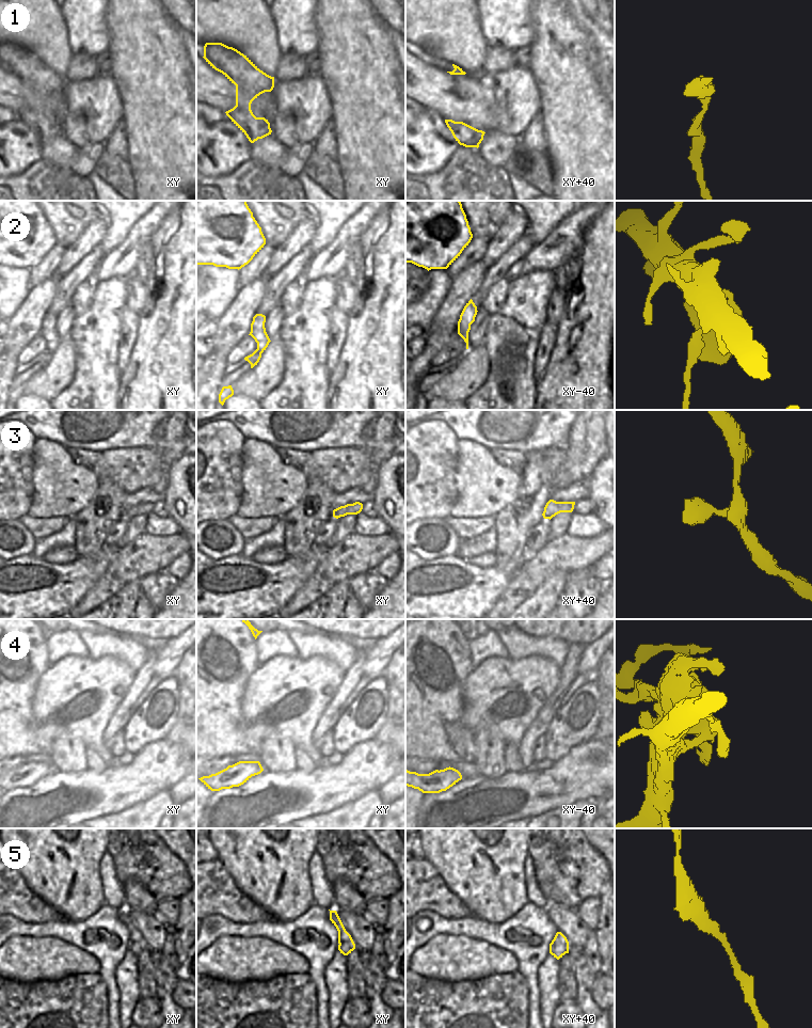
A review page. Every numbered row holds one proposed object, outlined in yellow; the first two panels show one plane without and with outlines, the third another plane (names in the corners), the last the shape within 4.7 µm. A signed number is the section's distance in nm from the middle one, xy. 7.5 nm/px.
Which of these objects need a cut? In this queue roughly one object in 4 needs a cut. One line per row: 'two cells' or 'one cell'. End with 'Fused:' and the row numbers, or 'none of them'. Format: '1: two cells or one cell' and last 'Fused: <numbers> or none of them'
1: one cell
2: two cells
3: one cell
4: two cells
5: one cell
Fused: 2, 4

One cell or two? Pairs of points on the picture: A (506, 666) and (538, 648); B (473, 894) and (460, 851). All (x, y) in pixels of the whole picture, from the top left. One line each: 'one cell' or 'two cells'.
A: two cells
B: one cell

